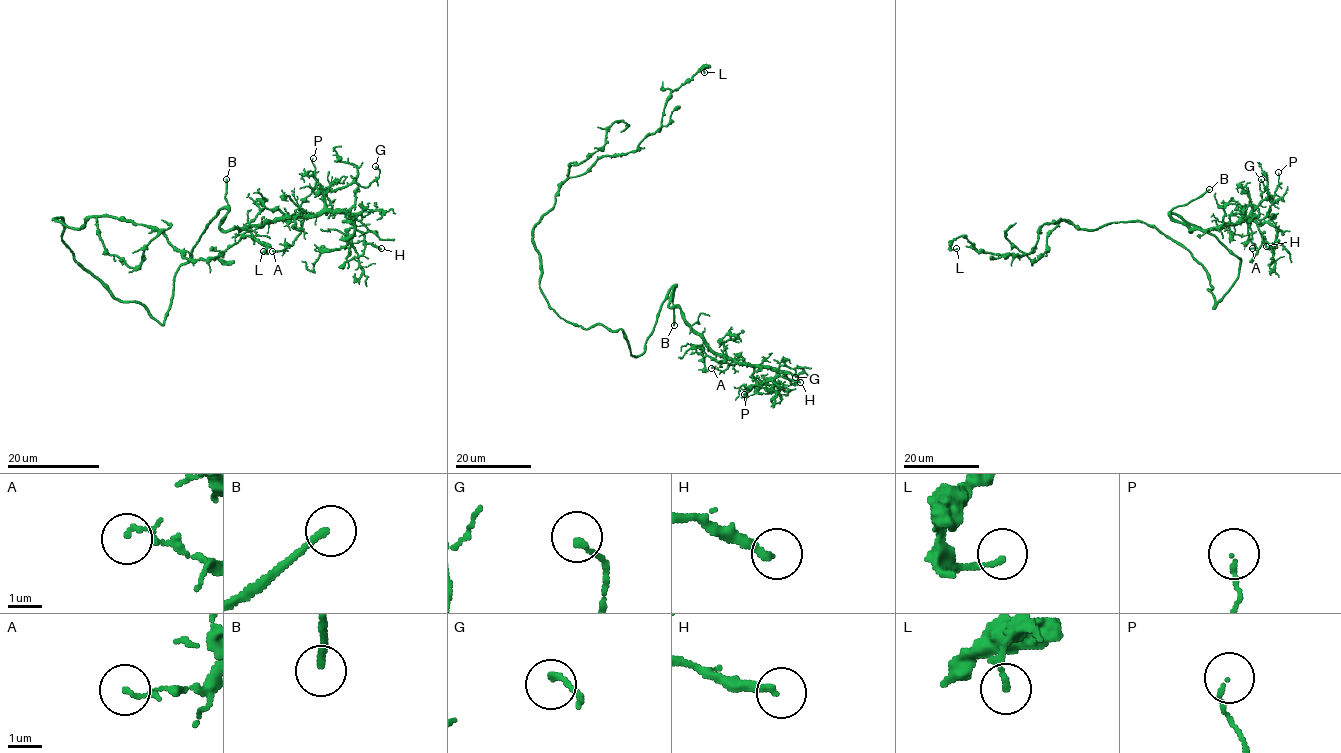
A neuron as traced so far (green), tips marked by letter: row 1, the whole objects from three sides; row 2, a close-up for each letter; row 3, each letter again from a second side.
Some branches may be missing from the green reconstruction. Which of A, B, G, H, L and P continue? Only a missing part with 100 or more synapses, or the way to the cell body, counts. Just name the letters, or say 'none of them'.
B

